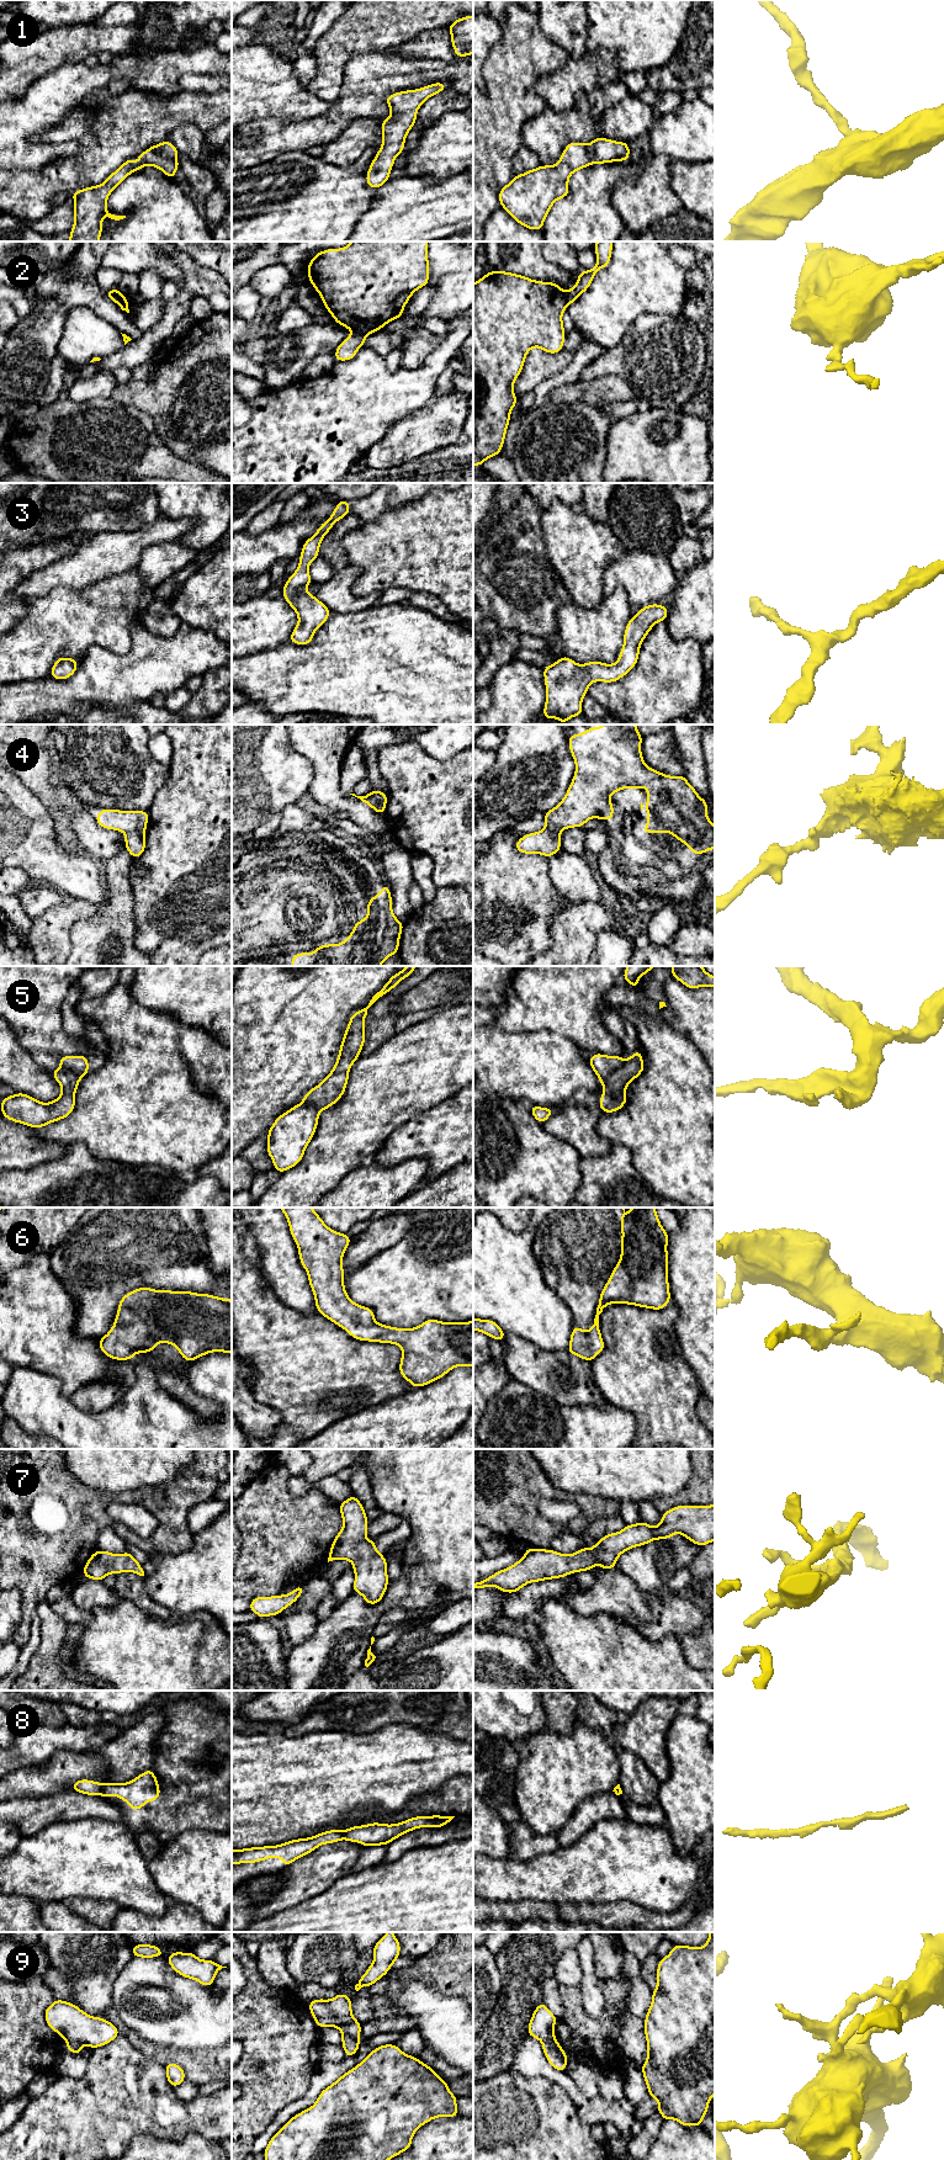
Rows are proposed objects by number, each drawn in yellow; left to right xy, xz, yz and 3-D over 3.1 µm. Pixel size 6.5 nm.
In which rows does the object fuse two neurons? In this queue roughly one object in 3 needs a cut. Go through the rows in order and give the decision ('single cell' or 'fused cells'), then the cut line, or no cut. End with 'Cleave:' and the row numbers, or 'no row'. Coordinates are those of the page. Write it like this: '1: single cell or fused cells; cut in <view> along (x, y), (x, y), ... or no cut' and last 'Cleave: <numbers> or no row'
1: single cell; no cut
2: fused cells; cut in xz along (354, 332), (365, 335)
3: single cell; no cut
4: fused cells; cut in xy along (143, 832), (128, 832), (126, 834)
5: fused cells; cut in yz along (625, 1060), (603, 1083)
6: single cell; no cut
7: single cell; no cut
8: fused cells; cut in xy along (104, 1784), (100, 1794)
9: fused cells; cut in xz along (313, 2000), (319, 2000), (341, 2021), (353, 2018)
Cleave: 2, 4, 5, 8, 9

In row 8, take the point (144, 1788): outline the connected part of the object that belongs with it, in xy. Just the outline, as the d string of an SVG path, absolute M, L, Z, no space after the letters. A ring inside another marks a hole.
M150 1768L127 1783L105 1783L101 1795L118 1797L136 1811L148 1801L158 1800L160 1794L158 1779Z

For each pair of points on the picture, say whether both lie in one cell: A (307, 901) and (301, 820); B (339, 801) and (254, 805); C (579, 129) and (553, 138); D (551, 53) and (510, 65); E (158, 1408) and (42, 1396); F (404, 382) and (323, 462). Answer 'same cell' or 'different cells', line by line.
A: same cell
B: different cells
C: same cell
D: same cell
E: same cell
F: same cell

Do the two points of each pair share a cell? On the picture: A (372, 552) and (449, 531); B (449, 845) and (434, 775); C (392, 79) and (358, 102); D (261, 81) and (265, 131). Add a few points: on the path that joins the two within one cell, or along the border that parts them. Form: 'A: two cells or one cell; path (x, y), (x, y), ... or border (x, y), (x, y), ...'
A: one cell; path (391, 552), (406, 547), (430, 545)
B: one cell; path (449, 828), (449, 815), (435, 801), (435, 792)
C: one cell; path (383, 79), (366, 94)
D: two cells; border (293, 118), (261, 117), (250, 120), (244, 125)

